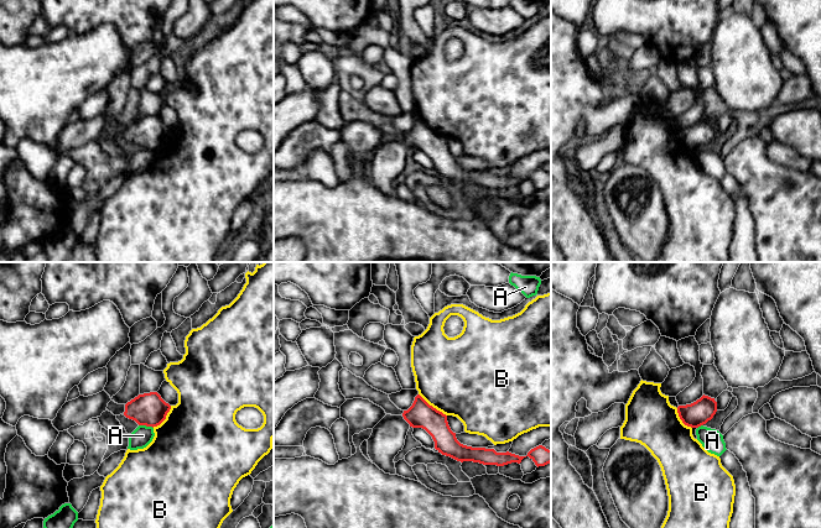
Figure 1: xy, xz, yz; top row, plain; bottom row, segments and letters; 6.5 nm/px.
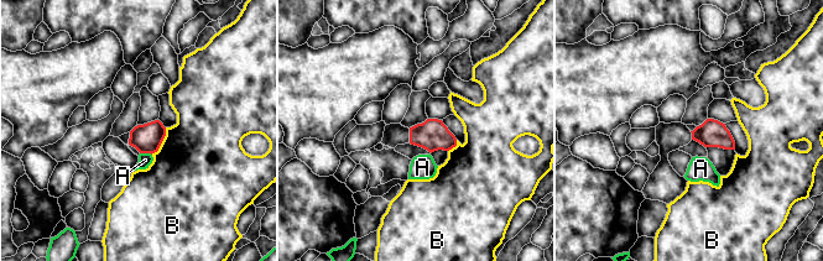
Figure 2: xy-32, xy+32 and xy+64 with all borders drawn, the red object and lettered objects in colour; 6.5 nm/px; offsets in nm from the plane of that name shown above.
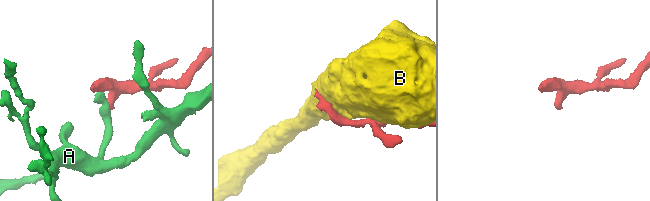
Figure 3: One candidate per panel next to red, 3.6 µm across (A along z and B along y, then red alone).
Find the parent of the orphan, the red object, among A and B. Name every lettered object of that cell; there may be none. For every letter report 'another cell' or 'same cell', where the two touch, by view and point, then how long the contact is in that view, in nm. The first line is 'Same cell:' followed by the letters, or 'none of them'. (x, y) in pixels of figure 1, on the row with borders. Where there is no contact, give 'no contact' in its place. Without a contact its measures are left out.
Same cell: none of them
A: another cell; contact xy (146, 425); length 100 nm
B: another cell; contact xz (431, 406); length 240 nm

